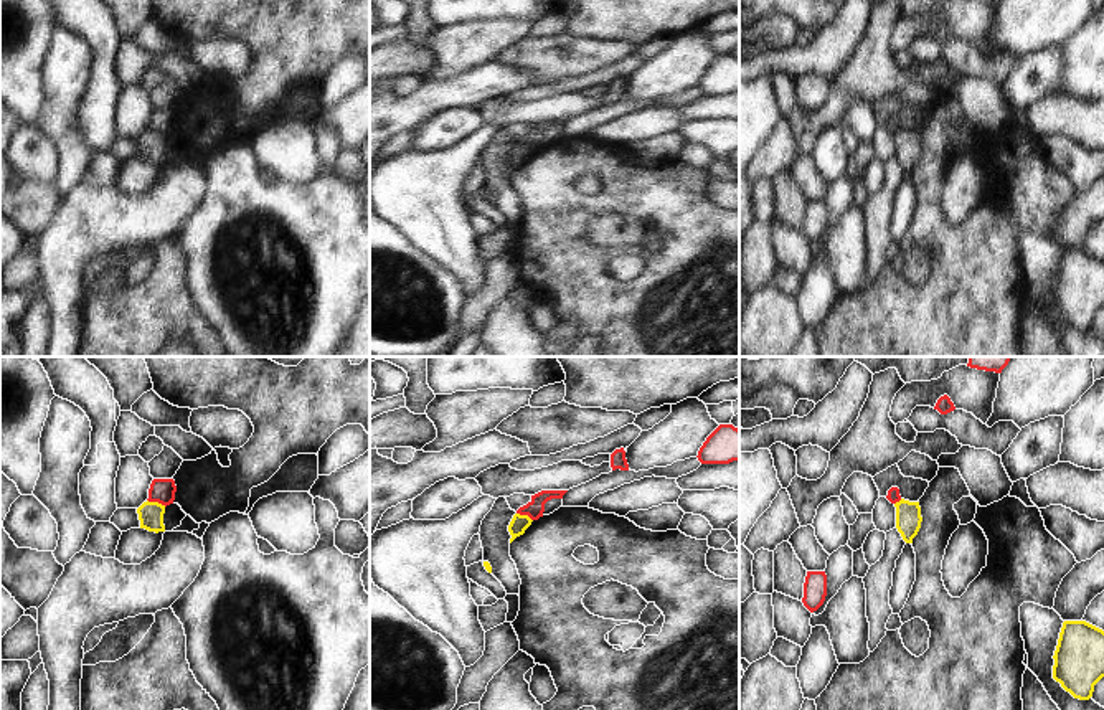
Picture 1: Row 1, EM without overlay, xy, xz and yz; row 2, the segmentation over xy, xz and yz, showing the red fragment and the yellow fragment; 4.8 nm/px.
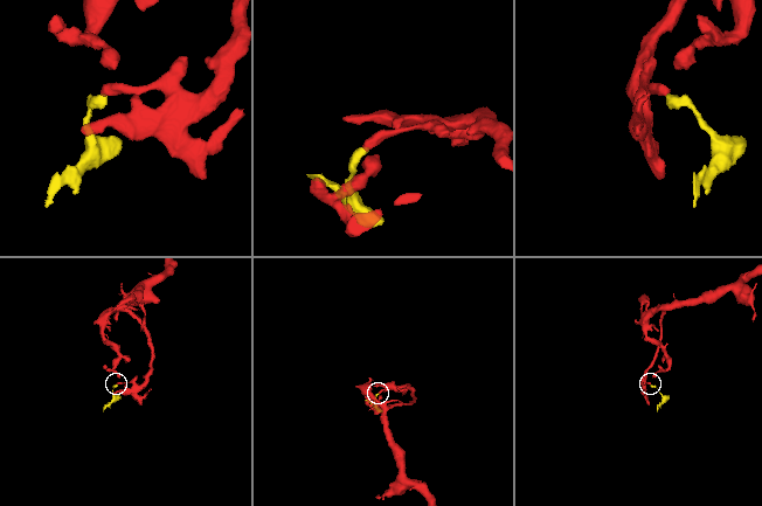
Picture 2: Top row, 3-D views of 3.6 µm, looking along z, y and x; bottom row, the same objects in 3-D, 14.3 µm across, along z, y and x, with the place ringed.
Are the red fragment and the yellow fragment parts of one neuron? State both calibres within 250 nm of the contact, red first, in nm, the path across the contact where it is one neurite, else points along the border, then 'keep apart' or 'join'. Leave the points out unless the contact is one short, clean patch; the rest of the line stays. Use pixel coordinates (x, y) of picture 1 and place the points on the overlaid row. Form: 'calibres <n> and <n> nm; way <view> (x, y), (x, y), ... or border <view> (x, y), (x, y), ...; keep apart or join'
calibres 120 and 130 nm; border xy (147, 499), (165, 506); keep apart

